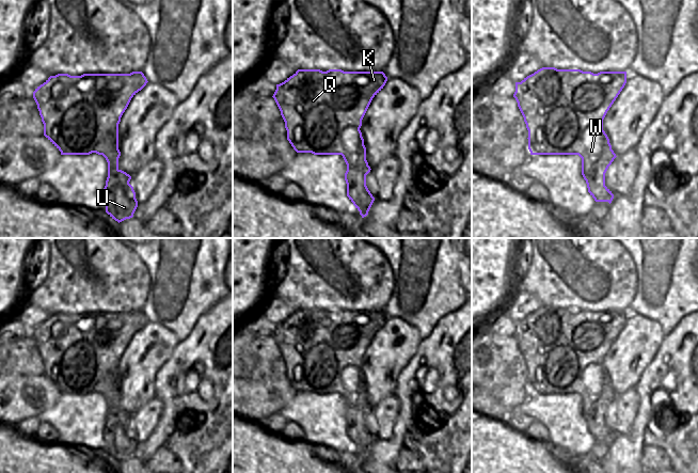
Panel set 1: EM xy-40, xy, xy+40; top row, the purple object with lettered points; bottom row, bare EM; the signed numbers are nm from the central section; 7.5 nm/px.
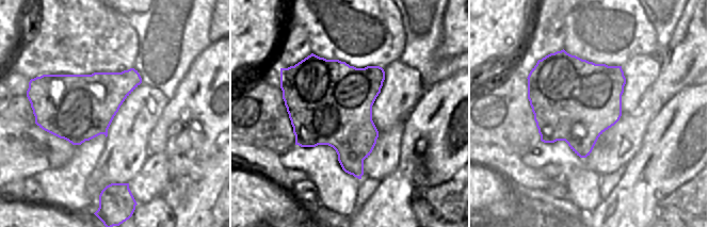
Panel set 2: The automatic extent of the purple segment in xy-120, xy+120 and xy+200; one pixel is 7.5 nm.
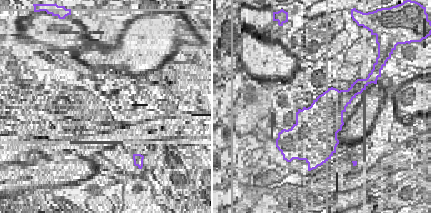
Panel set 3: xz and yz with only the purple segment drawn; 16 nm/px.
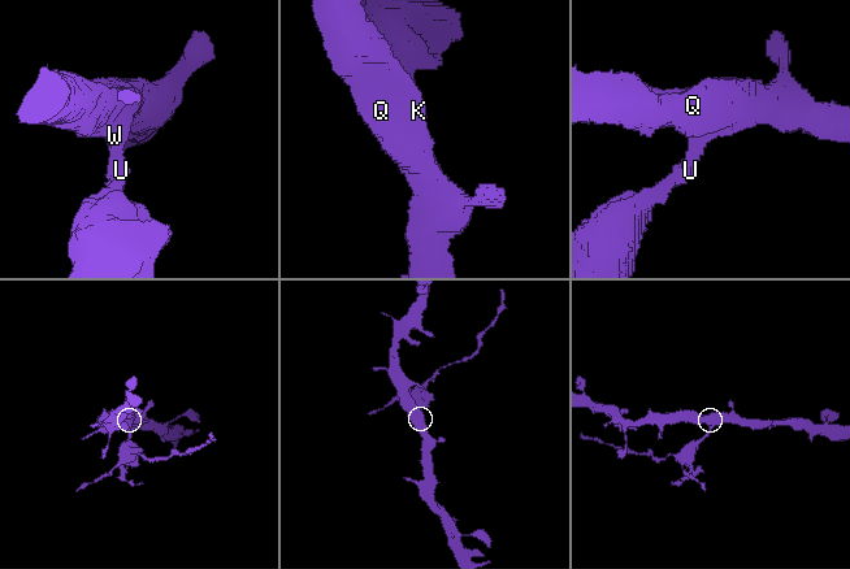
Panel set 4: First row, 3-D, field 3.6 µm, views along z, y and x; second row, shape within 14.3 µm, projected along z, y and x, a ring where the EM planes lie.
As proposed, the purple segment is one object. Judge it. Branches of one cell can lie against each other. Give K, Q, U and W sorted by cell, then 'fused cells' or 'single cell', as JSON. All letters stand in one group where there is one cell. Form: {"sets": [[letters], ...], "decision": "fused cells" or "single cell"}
{"sets": [["K", "Q", "W"], ["U"]], "decision": "fused cells"}

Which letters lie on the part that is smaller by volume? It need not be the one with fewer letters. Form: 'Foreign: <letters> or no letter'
Foreign: U

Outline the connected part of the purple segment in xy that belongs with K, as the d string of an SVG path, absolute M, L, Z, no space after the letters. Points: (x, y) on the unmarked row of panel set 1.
M298 309L284 321L276 324L273 337L281 350L287 369L287 379L297 392L314 394L342 394L346 404L345 420L355 419L353 412L359 405L368 405L366 387L360 369L362 359L372 337L383 328L387 316L383 311L344 311L342 309Z

